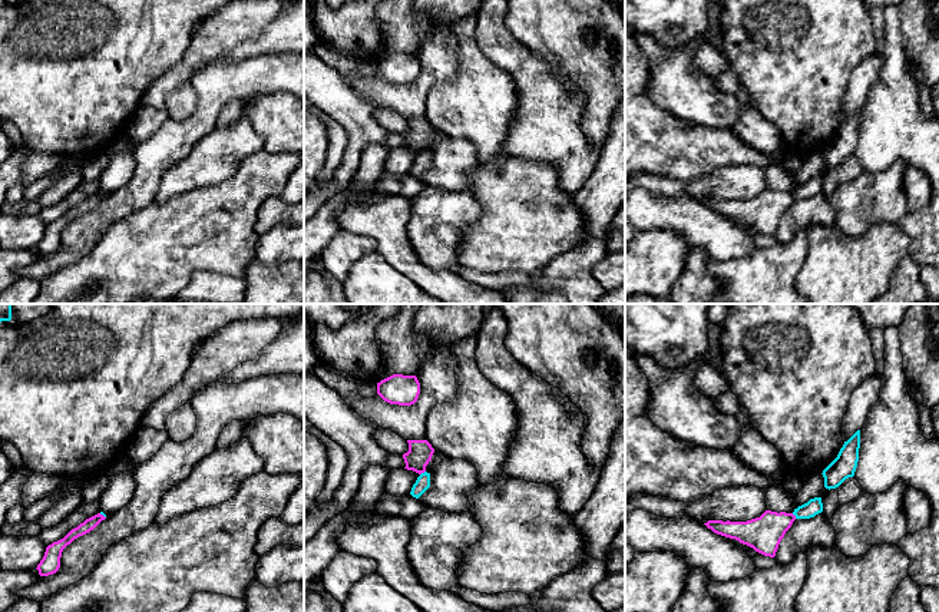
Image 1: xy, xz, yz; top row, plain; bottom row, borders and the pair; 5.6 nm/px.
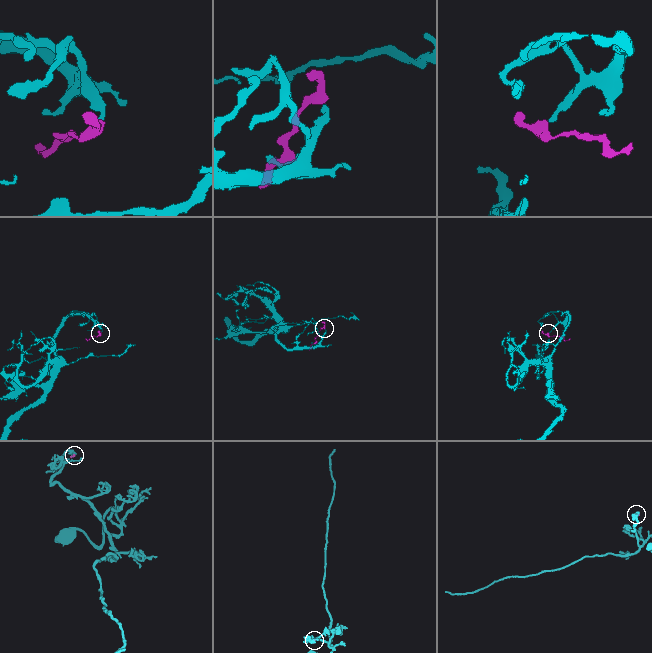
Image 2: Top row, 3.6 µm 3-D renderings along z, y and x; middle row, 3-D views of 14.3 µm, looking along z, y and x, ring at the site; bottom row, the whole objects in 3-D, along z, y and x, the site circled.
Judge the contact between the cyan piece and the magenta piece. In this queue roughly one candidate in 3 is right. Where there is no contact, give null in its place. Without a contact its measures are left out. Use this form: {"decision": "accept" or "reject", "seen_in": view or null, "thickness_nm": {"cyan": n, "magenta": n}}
{"decision": "reject", "seen_in": "xz", "thickness_nm": {"cyan": 80, "magenta": 140}}

